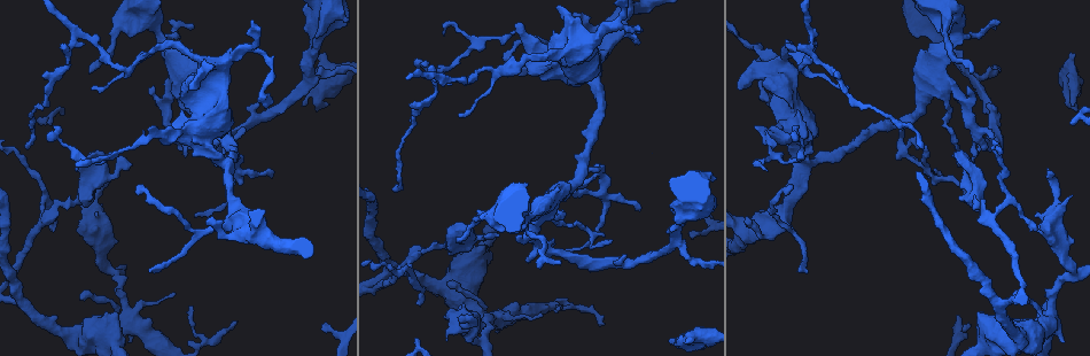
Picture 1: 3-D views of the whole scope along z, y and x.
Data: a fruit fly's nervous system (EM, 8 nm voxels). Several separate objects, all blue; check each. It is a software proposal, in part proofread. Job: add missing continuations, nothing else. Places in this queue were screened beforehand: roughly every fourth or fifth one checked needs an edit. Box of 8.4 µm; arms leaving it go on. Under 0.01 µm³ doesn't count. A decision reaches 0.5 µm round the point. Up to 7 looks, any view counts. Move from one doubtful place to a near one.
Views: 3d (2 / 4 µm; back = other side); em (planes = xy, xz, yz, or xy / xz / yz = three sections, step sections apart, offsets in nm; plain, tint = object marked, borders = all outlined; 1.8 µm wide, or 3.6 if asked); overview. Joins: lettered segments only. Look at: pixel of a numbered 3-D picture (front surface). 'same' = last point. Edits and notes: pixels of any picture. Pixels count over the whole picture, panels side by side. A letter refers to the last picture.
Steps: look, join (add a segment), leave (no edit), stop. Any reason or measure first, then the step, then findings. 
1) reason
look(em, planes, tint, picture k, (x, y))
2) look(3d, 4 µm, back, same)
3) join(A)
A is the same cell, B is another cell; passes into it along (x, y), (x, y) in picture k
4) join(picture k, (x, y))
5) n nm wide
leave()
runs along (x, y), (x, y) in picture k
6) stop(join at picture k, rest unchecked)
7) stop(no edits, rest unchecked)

an open end
look(3d, 4 µm, picture 1, (96, 150))

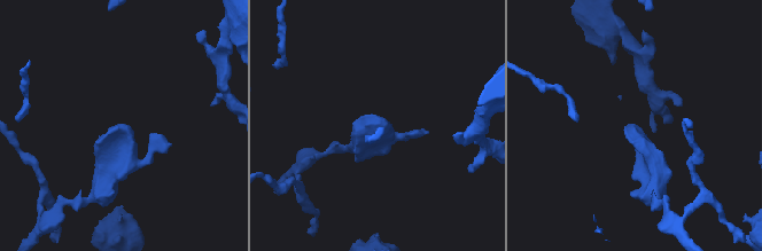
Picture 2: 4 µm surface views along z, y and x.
now the EM
look(em, yz, step 16, tint, picture 2, (624, 129))

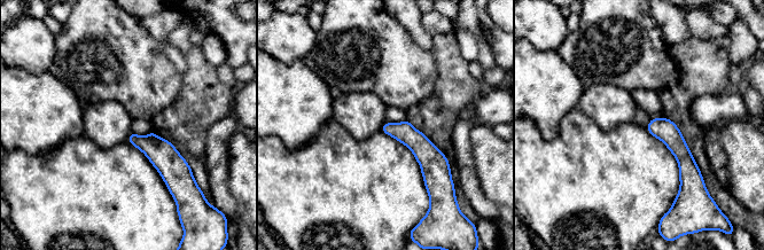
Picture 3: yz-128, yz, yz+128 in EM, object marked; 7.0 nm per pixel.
cut it another way
look(em, planes, borders, same)

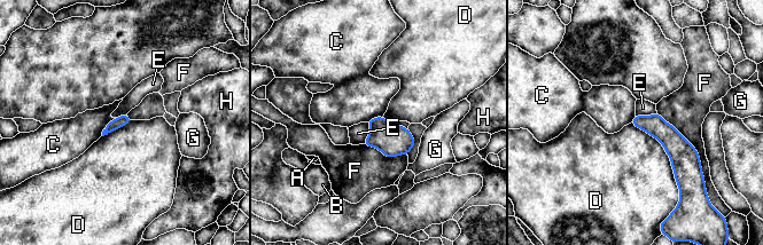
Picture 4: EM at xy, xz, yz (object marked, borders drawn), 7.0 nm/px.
leave()
A, B, C, D, E, F, G and H are other cells; border along (115, 118), (106, 126), (101, 135) in picture 4; no lettered segment goes on from it

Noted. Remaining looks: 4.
an open end
look(3d, 4 µm, picture 1, (795, 127))

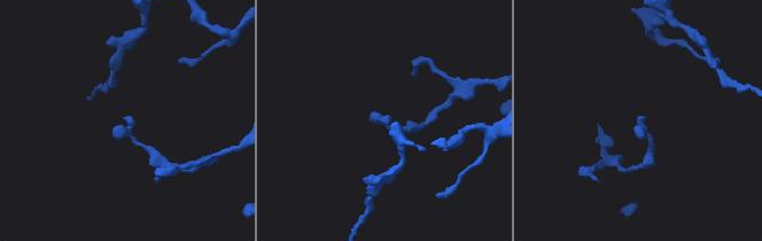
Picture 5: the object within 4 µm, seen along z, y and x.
look(em, planes, borders, picture 5, (638, 117))

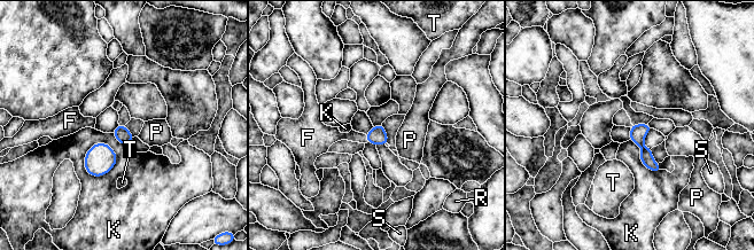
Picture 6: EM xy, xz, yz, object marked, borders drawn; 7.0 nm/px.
join(F)
F is the same cell, K, P, R, S and T are other cells; it goes on there

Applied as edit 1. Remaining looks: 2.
sudden change in width
look(3d, 4 µm, picture 1, (318, 39))

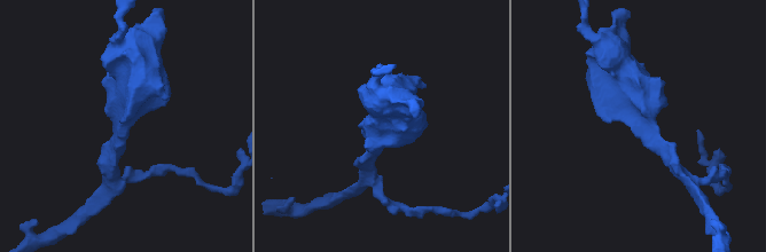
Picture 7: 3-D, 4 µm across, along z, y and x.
need the tissue
look(em, planes, borders, picture 7, (639, 123))

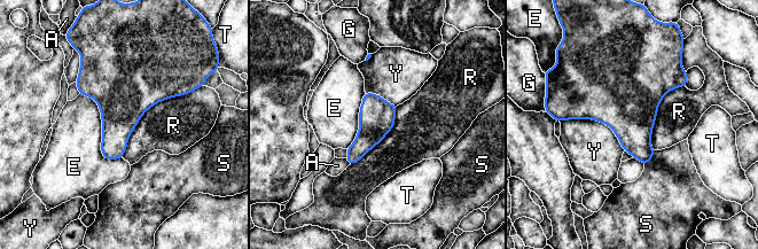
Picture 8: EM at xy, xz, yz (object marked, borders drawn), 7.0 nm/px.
leave()
A, E, G, R, S, T and Y are other cells; border along (193, 90), (151, 106), (122, 157) in picture 8; no lettered segment goes on from it

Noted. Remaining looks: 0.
stop(join at picture 6, rest unchecked)

